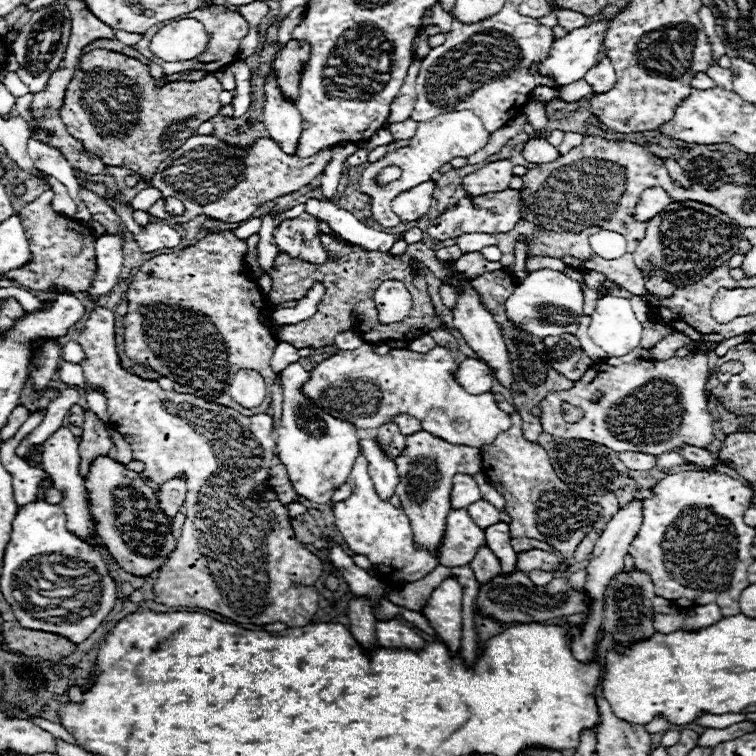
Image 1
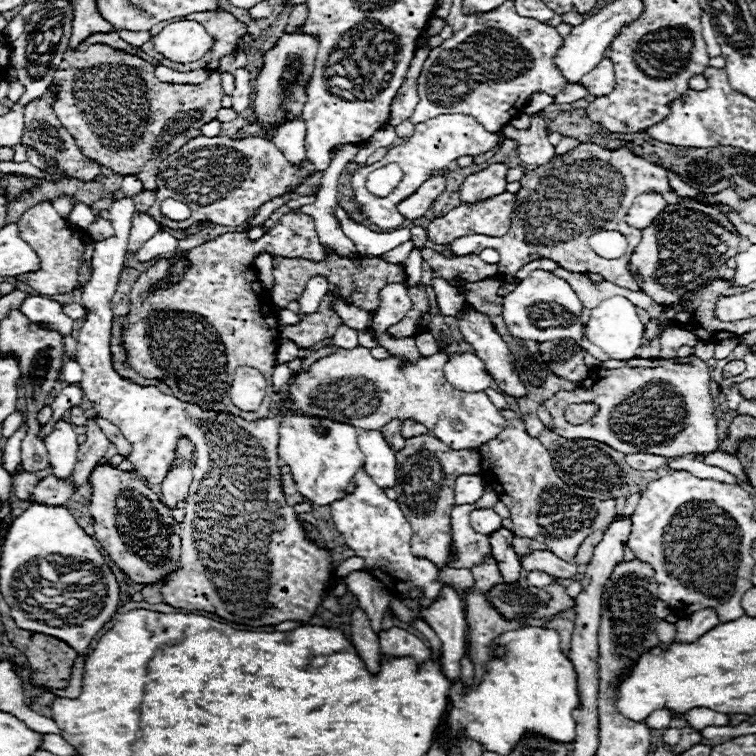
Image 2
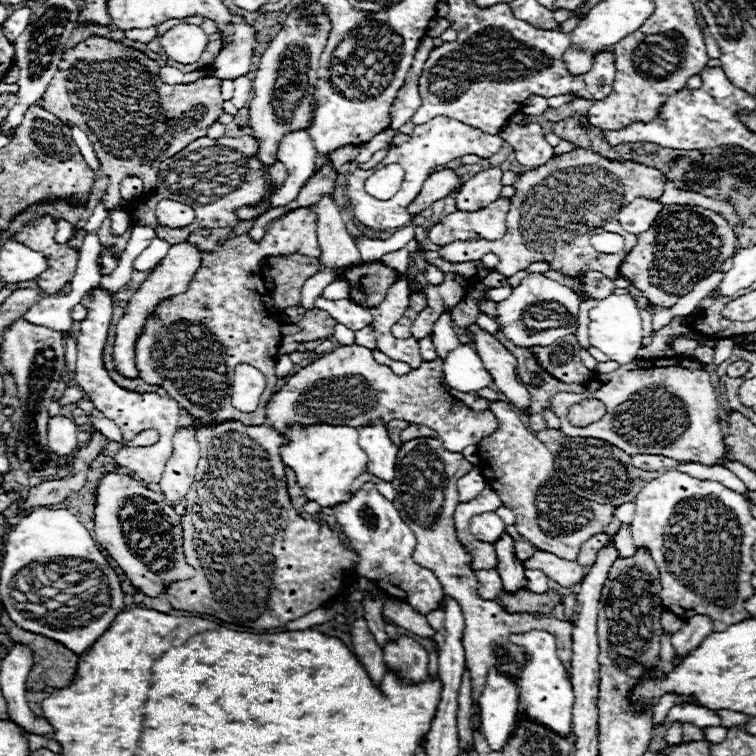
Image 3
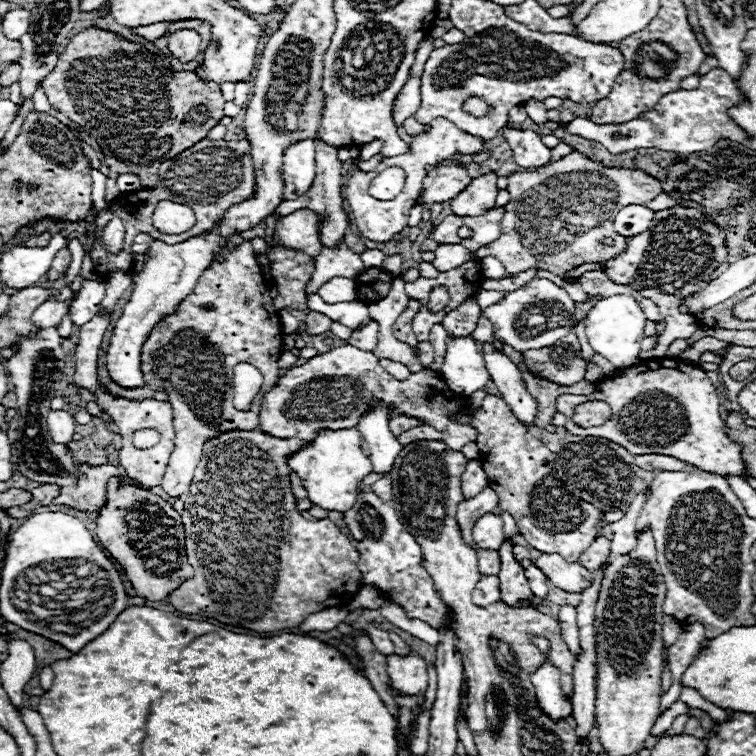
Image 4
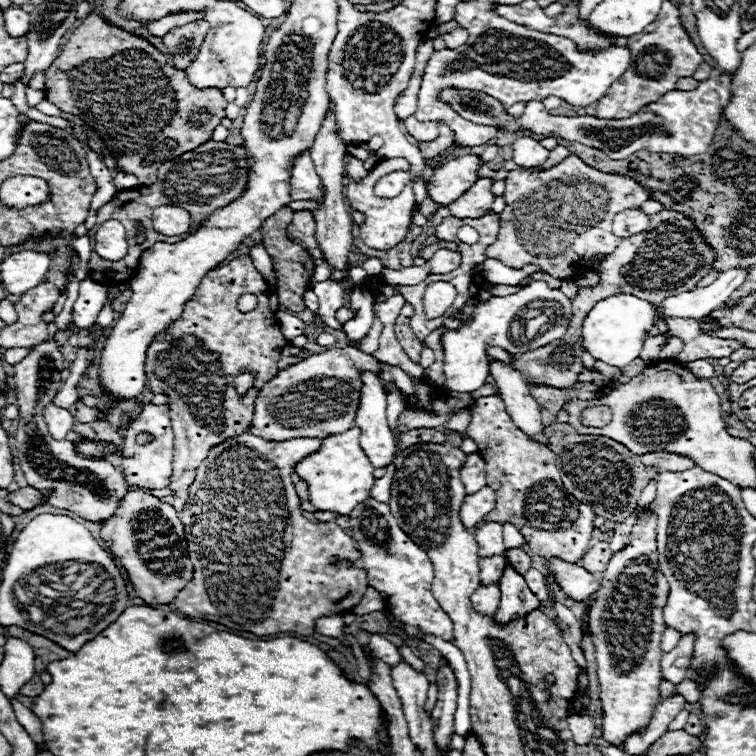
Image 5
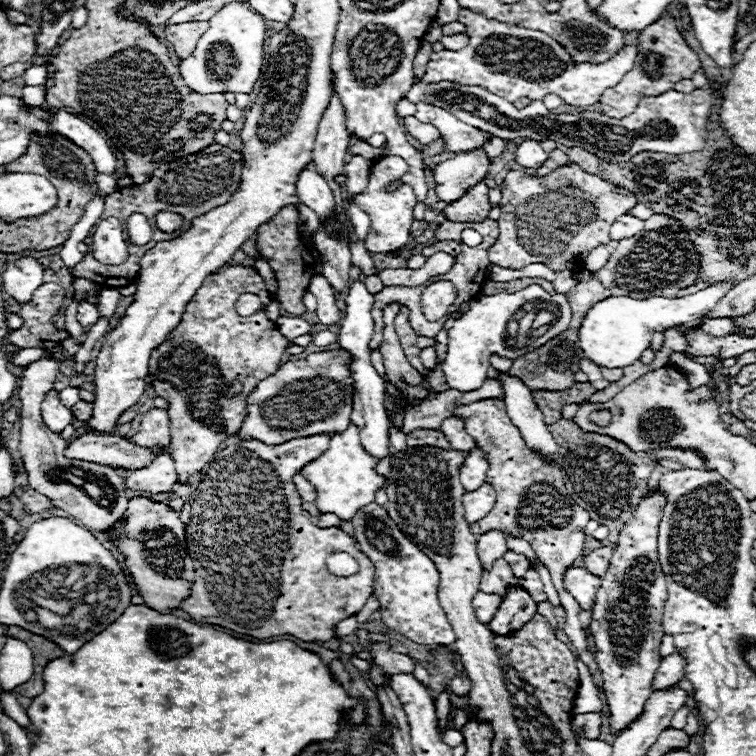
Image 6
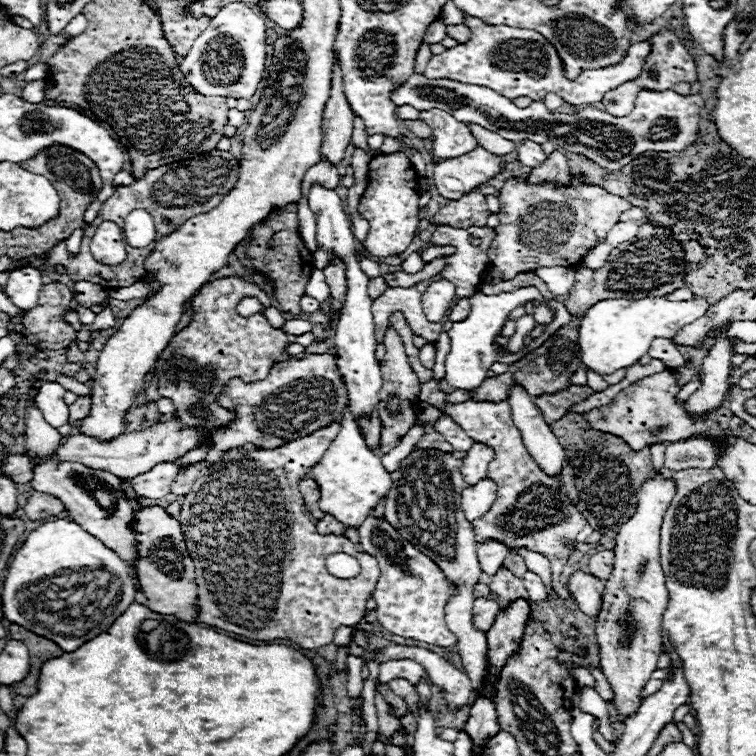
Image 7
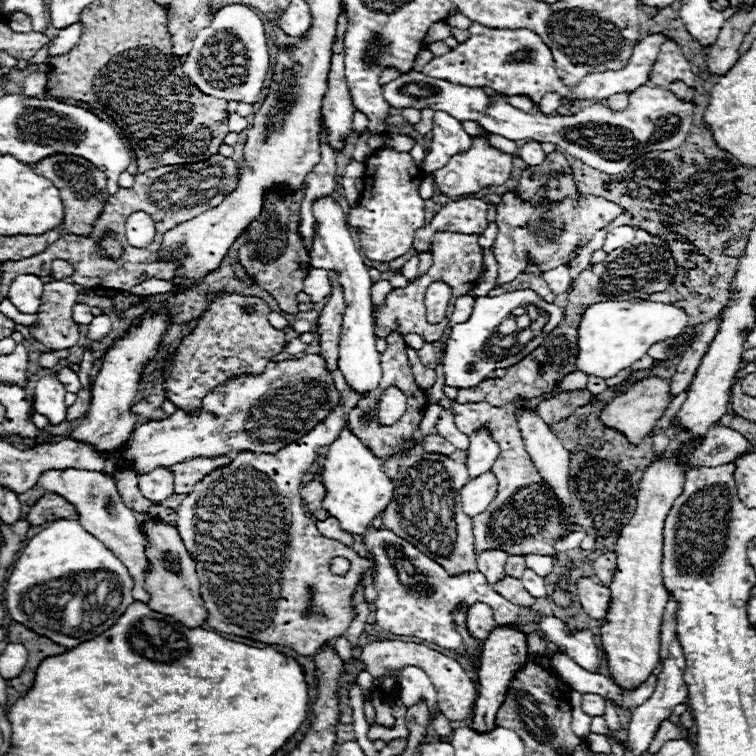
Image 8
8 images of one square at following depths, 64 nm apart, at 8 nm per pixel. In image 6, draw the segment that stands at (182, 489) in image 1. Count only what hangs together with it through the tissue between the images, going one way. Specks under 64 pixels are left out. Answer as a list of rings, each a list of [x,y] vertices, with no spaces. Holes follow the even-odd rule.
[[[228,266],[224,272],[210,274],[194,300],[186,306],[182,322],[170,332],[166,344],[156,348],[150,358],[152,386],[158,396],[170,402],[170,432],[172,432],[172,460],[176,464],[178,480],[186,482],[196,470],[202,470],[212,454],[238,432],[244,420],[244,406],[248,392],[276,372],[280,358],[290,346],[280,330],[274,330],[266,314],[260,310],[252,316],[236,314],[236,300],[240,294],[252,292],[262,304],[270,302],[266,284],[256,270],[246,266]],[[236,376],[246,376],[244,394],[226,398],[222,392]]]

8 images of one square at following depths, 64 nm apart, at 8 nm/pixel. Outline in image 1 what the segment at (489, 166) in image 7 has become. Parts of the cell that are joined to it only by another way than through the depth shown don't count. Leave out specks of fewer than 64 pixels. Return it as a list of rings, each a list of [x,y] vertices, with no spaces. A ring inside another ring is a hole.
[[[428,180],[422,182],[420,186],[412,188],[410,192],[402,192],[402,196],[394,198],[392,208],[394,212],[402,218],[402,220],[418,220],[420,216],[424,216],[428,212],[428,208],[432,206],[432,198],[434,198],[434,190],[436,190],[436,182]]]

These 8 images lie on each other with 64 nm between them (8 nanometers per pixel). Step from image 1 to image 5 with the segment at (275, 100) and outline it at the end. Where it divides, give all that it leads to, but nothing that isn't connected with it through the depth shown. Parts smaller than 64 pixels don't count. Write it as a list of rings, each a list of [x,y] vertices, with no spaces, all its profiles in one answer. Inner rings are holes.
[[[308,152],[294,164],[290,184],[292,184],[290,194],[294,200],[322,200],[324,198],[322,180],[316,174],[316,168],[314,168]]]

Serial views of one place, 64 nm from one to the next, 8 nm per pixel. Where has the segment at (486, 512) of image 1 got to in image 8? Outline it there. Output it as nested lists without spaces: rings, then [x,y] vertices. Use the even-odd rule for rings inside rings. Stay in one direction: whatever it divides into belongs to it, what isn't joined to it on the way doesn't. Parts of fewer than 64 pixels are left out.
[[[490,550],[478,554],[478,570],[486,576],[488,584],[498,584],[504,576],[504,564],[506,564],[506,552]]]

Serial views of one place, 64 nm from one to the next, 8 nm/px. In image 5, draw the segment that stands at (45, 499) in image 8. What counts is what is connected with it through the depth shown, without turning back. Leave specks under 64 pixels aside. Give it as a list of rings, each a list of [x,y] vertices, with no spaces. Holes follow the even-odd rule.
[[[22,488],[22,490],[16,490],[16,492],[10,492],[8,494],[8,502],[24,508],[24,510],[32,510],[36,506],[42,504],[42,494],[34,488]]]

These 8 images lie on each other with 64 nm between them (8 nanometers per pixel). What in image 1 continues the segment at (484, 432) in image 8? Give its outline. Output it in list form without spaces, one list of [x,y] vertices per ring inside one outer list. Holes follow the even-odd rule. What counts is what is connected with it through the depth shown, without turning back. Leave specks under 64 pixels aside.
[[[458,474],[454,476],[454,486],[452,486],[452,508],[466,508],[470,504],[474,504],[474,500],[480,500],[480,486],[476,484],[476,480],[468,474]]]

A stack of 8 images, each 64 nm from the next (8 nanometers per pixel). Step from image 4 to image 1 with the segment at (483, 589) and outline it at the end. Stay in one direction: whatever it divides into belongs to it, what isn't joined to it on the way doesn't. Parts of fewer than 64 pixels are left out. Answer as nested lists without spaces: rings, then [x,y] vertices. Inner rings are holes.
[[[484,546],[478,550],[476,558],[470,562],[470,568],[478,584],[486,584],[486,580],[500,574],[500,560],[494,556],[494,552],[488,546]]]

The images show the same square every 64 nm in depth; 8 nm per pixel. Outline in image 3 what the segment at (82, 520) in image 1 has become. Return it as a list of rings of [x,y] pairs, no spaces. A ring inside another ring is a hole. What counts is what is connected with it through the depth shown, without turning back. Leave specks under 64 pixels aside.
[[[62,414],[48,420],[48,444],[60,456],[68,456],[76,448],[76,424]]]

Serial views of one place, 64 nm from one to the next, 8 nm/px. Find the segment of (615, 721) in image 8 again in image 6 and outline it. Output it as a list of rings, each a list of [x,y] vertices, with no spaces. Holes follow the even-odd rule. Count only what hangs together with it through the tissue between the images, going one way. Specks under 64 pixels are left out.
[[[502,398],[498,400],[478,400],[474,404],[462,404],[454,408],[454,416],[464,420],[466,432],[476,440],[476,446],[482,448],[488,456],[488,472],[486,482],[496,488],[496,504],[482,520],[472,524],[472,532],[480,536],[482,532],[500,530],[502,534],[512,534],[516,538],[526,540],[538,558],[548,566],[551,580],[560,596],[562,606],[566,608],[568,620],[564,624],[564,632],[570,642],[576,646],[580,659],[589,668],[594,684],[603,691],[603,679],[596,661],[591,658],[587,649],[586,634],[578,612],[580,606],[564,588],[564,570],[582,556],[584,548],[584,528],[590,522],[590,516],[584,508],[580,508],[568,494],[556,464],[546,464],[542,458],[532,452],[526,444],[518,428],[510,422],[506,404]],[[572,616],[572,618],[570,618]]]

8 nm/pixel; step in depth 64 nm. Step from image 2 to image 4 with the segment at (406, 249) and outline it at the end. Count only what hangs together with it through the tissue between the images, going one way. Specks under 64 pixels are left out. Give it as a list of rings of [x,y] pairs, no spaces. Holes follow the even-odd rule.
[[[395,254],[386,256],[383,261],[383,268],[391,274],[398,275],[402,272],[402,258],[400,255]]]

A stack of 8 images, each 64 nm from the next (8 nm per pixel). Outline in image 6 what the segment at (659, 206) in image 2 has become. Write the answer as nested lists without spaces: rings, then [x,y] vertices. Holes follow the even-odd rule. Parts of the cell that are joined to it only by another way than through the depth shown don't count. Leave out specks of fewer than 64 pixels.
[[[624,214],[624,216],[620,216],[620,218],[614,222],[614,226],[612,226],[612,230],[610,230],[610,238],[616,240],[616,242],[620,242],[620,240],[624,240],[624,238],[636,236],[642,228],[644,228],[644,222],[642,222],[642,220],[634,218],[634,216],[630,216],[630,214]]]

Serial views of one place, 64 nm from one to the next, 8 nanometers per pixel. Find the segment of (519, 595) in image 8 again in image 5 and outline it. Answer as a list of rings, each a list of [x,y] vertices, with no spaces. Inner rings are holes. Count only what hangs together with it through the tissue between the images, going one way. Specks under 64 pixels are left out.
[[[492,556],[492,558],[480,558],[480,578],[484,584],[500,582],[506,568],[504,556]]]

